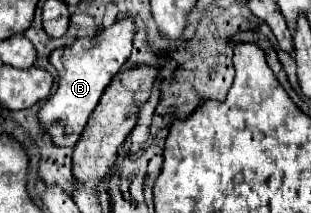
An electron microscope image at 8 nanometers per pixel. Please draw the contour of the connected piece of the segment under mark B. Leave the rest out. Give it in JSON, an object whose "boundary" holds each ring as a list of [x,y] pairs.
{"boundary":[[[127,18],[105,28],[91,40],[75,40],[71,46],[57,48],[55,52],[51,52],[49,62],[55,66],[59,74],[57,88],[39,108],[37,120],[41,122],[43,130],[49,134],[55,146],[75,146],[79,134],[83,132],[83,126],[87,124],[89,114],[99,104],[105,88],[109,86],[113,76],[125,66],[131,54],[133,34],[135,34],[133,22]]]}

